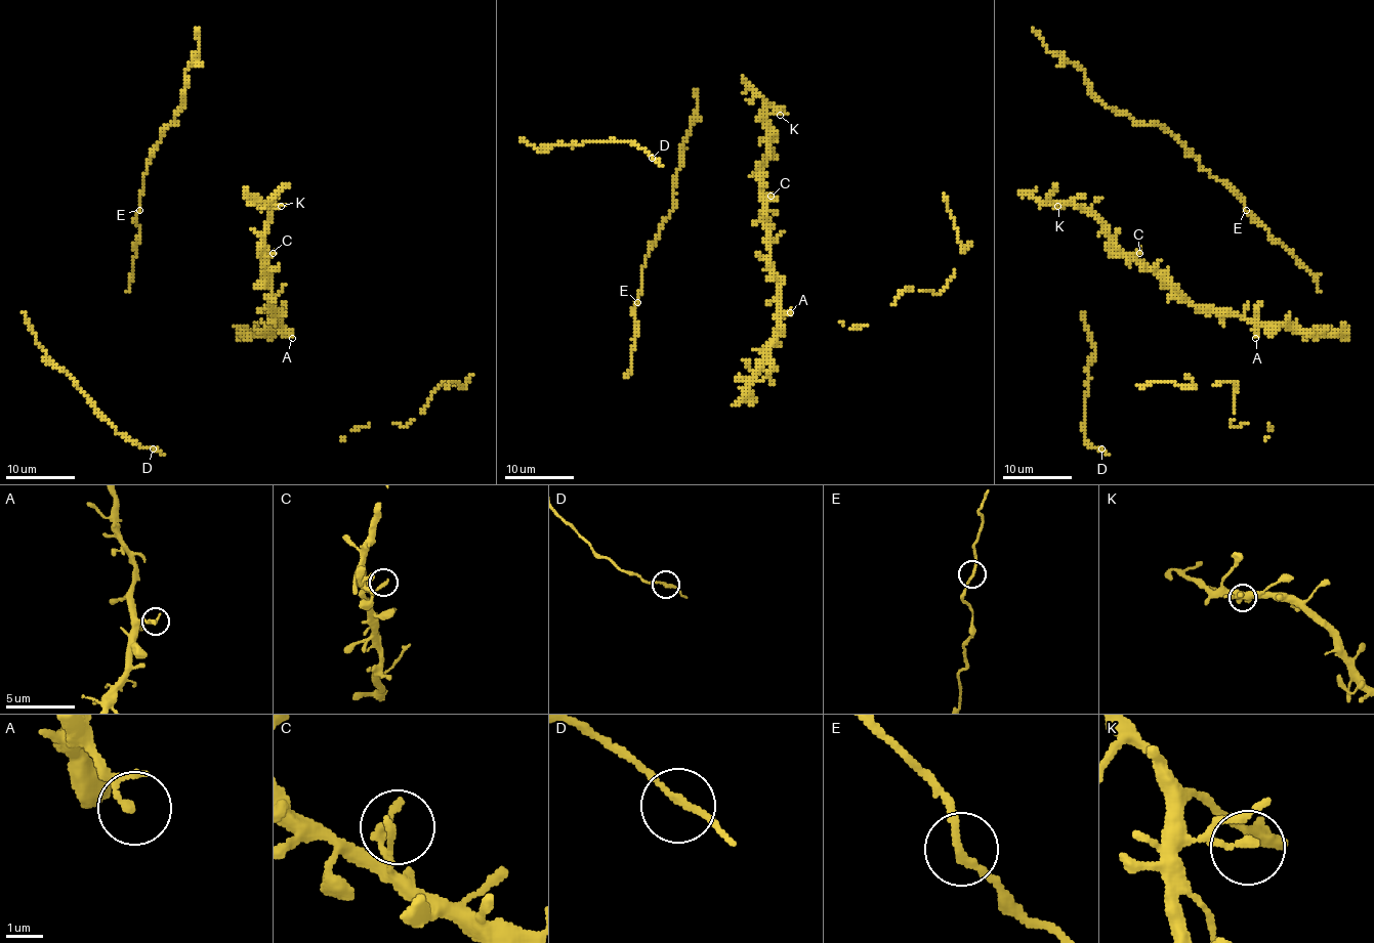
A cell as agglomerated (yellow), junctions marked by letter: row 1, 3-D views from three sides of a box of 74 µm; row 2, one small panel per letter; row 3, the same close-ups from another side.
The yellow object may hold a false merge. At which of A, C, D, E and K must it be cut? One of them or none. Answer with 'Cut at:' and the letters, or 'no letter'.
Cut at: no letter

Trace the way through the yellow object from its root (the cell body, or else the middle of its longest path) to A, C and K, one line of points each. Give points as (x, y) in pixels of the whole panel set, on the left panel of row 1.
A: (248, 336), (281, 326), (292, 338)
C: (248, 336), (260, 334), (280, 322), (281, 313), (271, 306), (265, 263), (273, 253)
K: (248, 336), (260, 334), (280, 322), (281, 313), (271, 306), (262, 236), (269, 206), (281, 206)

